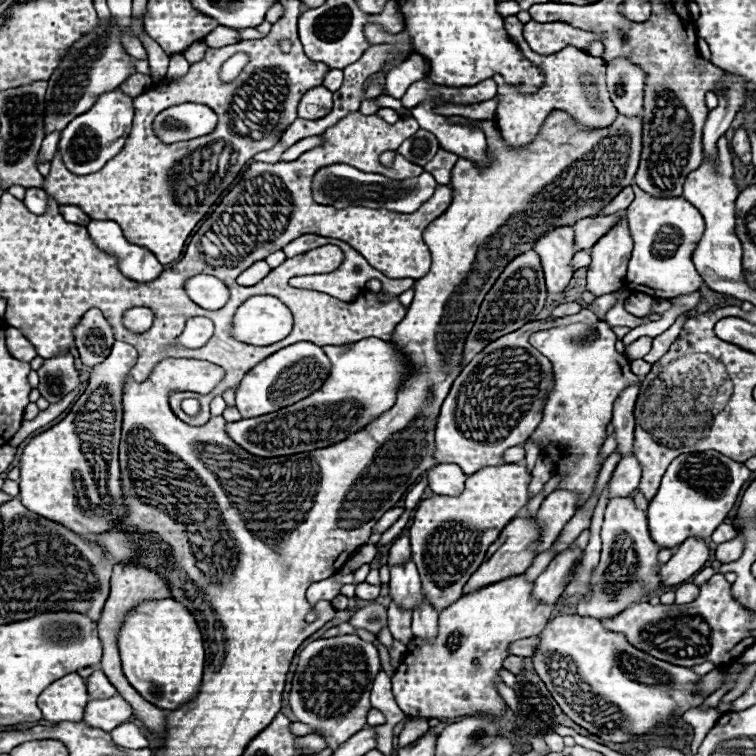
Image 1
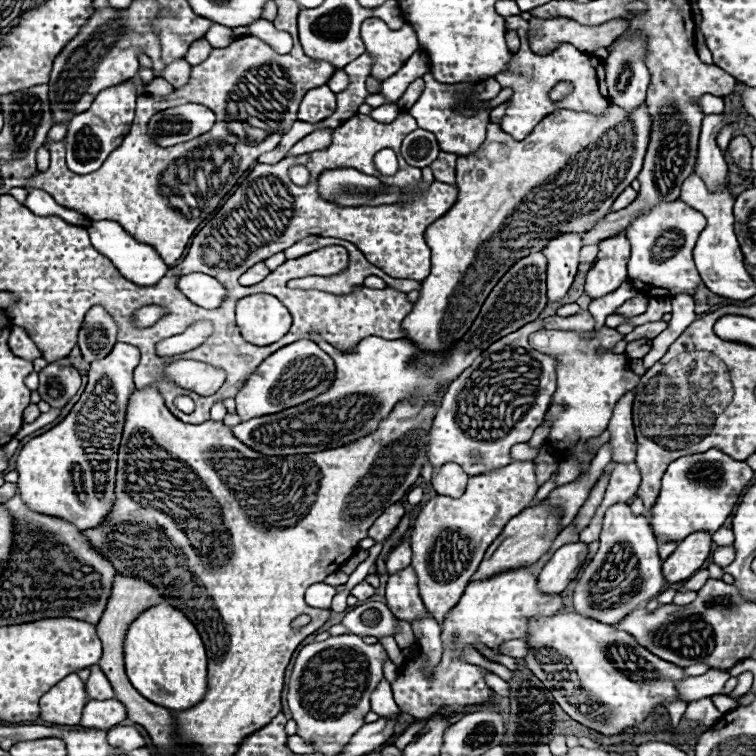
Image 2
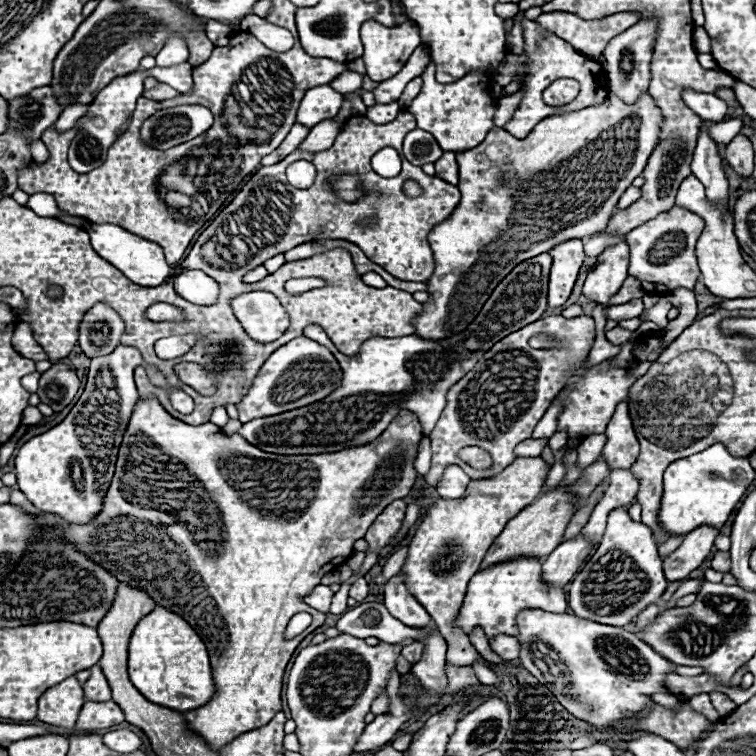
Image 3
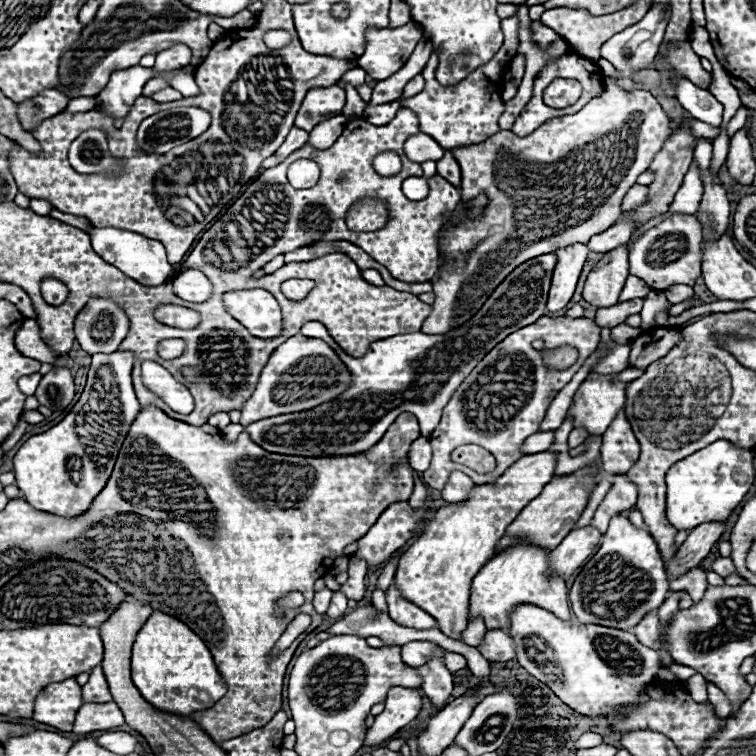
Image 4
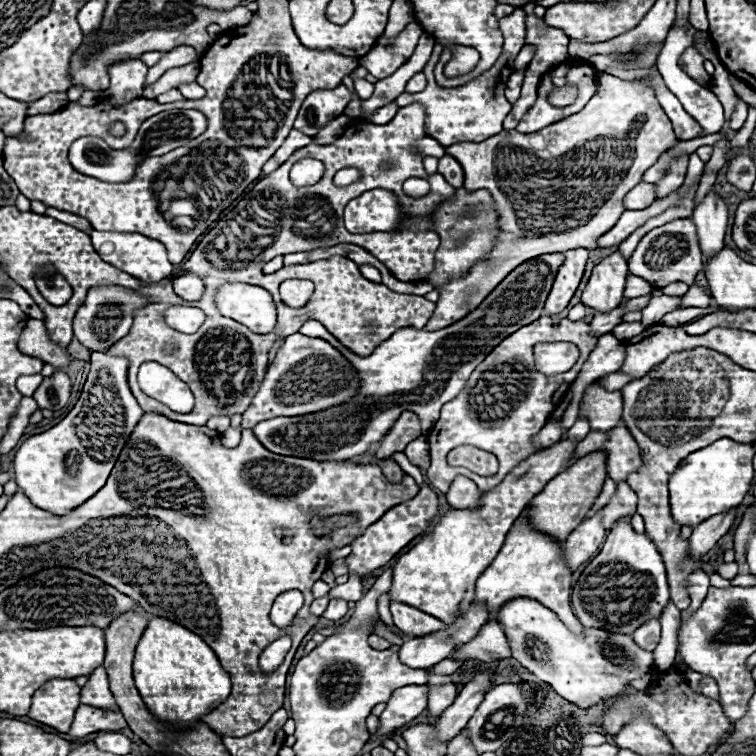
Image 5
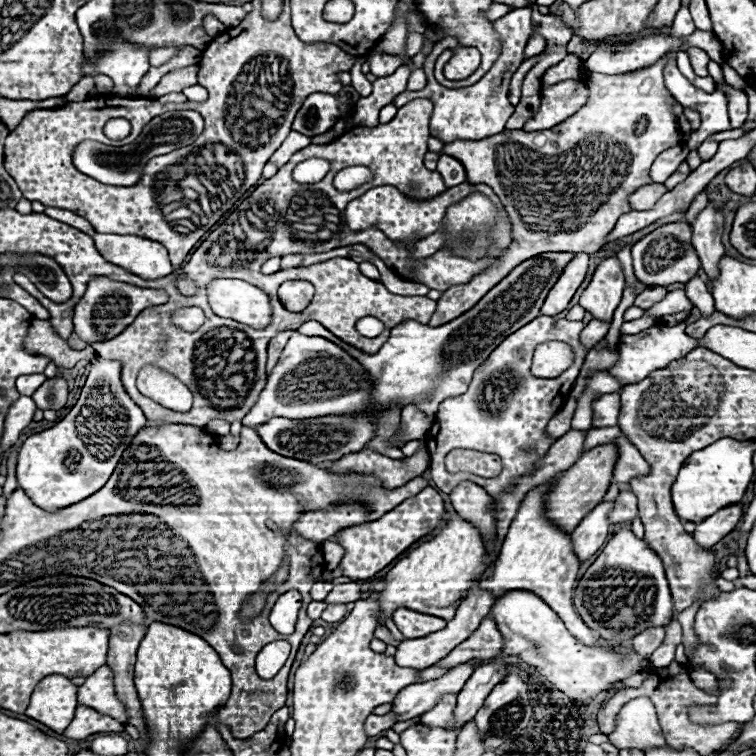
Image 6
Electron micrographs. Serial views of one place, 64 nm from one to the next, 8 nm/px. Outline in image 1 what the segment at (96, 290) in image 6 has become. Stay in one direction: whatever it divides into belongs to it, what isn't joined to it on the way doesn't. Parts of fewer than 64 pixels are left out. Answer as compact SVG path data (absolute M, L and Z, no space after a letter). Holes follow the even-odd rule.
M92 308L82 316L74 334L76 334L76 346L80 352L80 360L86 366L94 366L102 362L106 356L100 348L112 348L114 344L112 326L108 324L108 320L98 308Z

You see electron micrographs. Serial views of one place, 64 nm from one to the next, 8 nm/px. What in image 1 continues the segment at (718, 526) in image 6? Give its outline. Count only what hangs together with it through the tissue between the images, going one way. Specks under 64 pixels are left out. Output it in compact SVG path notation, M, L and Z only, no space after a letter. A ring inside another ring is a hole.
M686 538L674 552L674 556L660 568L660 582L664 586L684 584L696 572L702 570L708 560L710 548L702 538Z

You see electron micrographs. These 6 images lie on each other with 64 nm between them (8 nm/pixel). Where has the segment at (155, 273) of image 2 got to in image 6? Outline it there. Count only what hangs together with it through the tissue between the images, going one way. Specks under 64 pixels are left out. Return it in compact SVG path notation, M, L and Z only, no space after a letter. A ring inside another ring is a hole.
M94 234L92 238L108 262L122 266L140 278L152 280L172 272L166 248L154 240L124 234Z

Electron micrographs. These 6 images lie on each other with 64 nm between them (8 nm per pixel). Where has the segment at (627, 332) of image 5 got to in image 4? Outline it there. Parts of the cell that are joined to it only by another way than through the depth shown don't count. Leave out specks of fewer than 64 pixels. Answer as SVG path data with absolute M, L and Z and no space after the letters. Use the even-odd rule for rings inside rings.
M618 324L618 328L612 330L612 340L618 344L628 344L636 336L640 336L640 332L642 332L640 328L632 328L628 324Z

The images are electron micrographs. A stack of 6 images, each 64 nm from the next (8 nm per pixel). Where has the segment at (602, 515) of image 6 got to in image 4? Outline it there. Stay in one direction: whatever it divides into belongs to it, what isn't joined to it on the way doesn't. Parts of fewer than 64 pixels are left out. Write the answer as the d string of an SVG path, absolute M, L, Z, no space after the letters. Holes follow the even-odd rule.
M584 526L572 530L560 546L550 552L550 566L556 570L558 576L570 578L574 570L584 564L590 556L594 556L602 534L594 526Z

